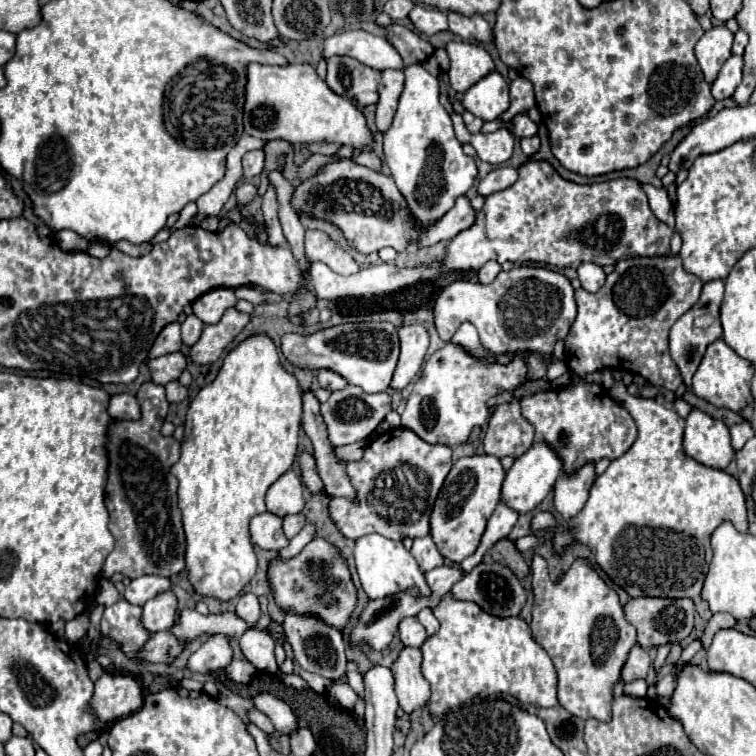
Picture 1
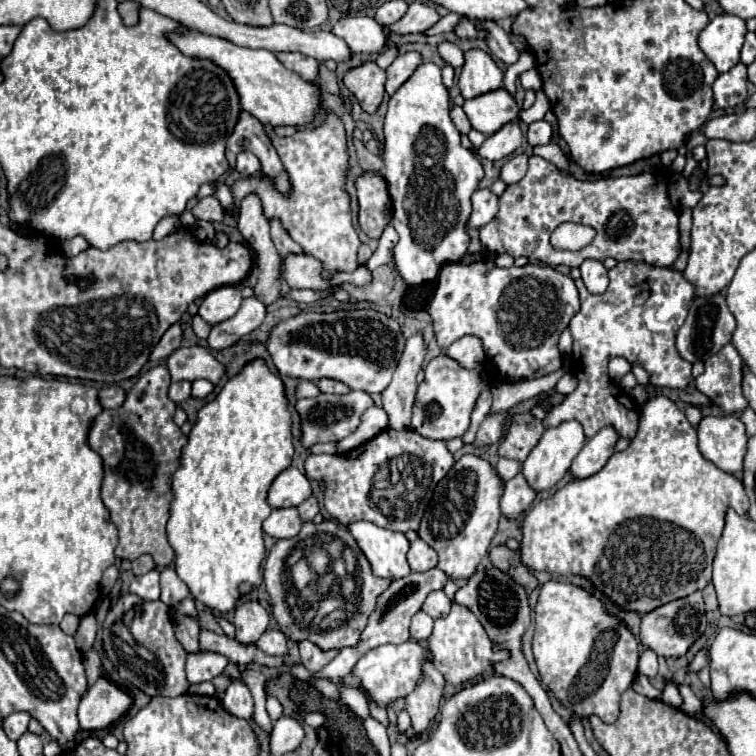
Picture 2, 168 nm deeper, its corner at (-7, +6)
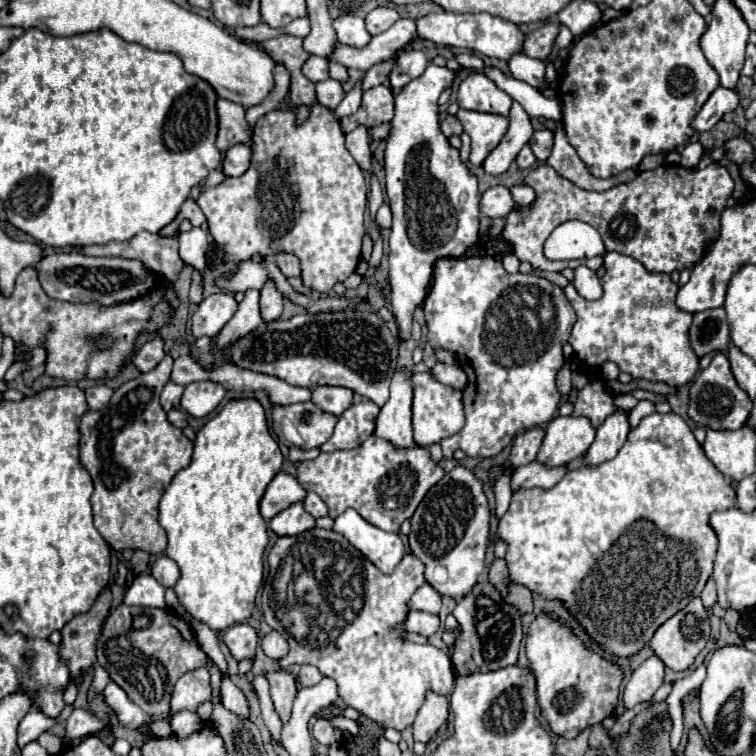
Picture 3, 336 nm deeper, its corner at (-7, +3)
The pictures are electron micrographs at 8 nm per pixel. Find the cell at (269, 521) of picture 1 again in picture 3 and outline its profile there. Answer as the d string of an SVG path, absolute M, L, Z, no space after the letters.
M301 502L289 506L287 510L279 512L275 518L269 520L269 528L277 536L295 536L295 534L301 534L313 526L315 526L315 520L303 510Z

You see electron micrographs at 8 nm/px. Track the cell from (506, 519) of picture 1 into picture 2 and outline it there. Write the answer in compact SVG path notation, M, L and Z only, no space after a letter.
M517 473L513 479L505 483L505 491L501 495L501 511L507 517L517 517L535 499L537 499L537 491L527 483L523 473Z

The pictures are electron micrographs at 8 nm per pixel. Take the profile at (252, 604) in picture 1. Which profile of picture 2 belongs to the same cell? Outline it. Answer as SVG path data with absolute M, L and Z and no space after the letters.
M243 601L235 609L235 639L239 643L257 643L269 625L269 613L259 601Z

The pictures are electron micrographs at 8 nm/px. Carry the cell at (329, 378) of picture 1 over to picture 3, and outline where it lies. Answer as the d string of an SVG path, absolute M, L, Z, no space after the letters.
M317 386L313 390L311 400L319 408L339 416L353 404L353 392L349 388L339 388L339 386Z

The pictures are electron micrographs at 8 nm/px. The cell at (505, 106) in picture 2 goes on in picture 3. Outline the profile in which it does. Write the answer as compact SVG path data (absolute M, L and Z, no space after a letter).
M459 110L459 122L463 124L465 132L471 136L471 164L481 164L485 156L501 142L507 132L509 116L495 116L489 112L475 112L475 110Z

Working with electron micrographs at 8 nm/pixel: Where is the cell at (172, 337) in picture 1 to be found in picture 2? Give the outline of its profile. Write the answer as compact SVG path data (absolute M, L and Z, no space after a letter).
M179 323L171 325L171 327L165 331L165 335L161 337L161 341L153 347L149 359L151 359L151 361L163 361L163 359L167 359L175 349L181 347L181 339L183 339L183 331L181 331Z

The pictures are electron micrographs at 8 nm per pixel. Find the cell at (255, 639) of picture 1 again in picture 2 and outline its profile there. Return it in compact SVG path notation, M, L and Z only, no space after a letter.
M267 631L257 641L257 647L269 655L285 655L287 653L287 637L281 631Z

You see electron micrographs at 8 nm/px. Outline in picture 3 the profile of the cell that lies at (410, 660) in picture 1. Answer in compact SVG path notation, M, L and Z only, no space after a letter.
M427 692L423 706L417 712L417 718L413 722L413 738L419 742L429 742L431 736L439 730L441 724L447 722L449 716L449 702L445 696L439 696L437 692Z

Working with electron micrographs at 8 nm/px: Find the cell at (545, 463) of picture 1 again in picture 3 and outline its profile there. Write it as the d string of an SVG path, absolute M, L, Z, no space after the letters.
M557 416L549 422L537 460L547 466L563 466L583 456L595 438L595 428L587 418Z

